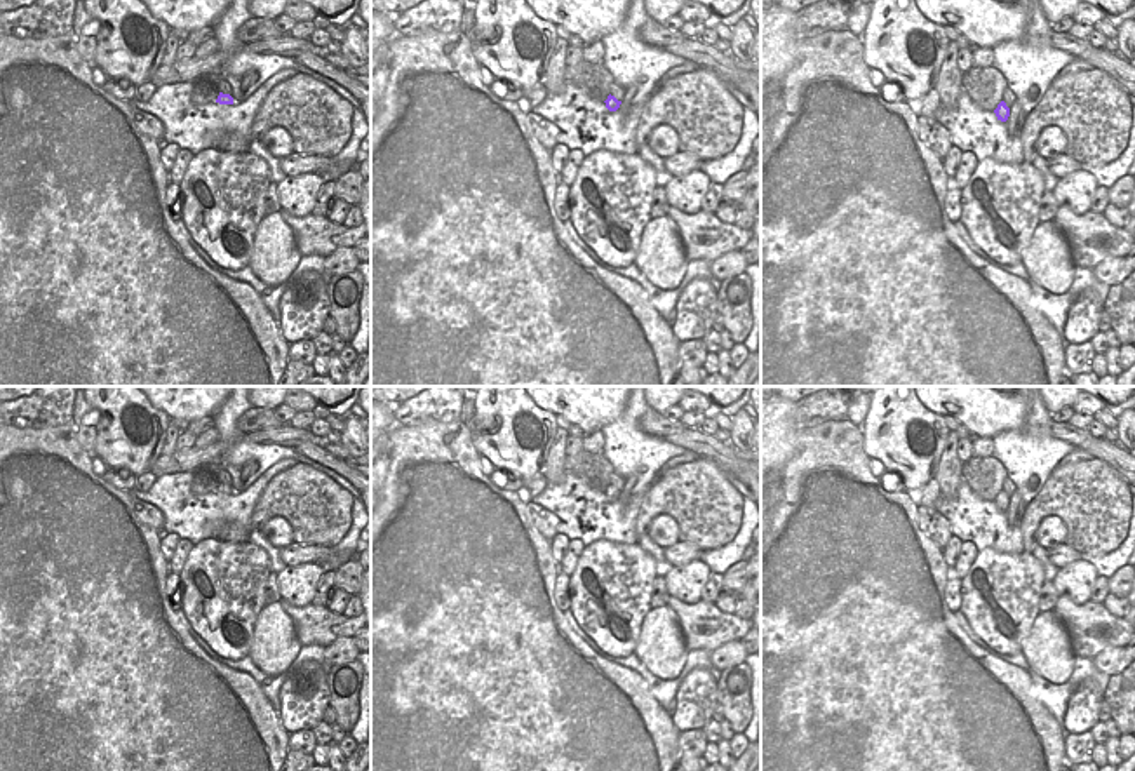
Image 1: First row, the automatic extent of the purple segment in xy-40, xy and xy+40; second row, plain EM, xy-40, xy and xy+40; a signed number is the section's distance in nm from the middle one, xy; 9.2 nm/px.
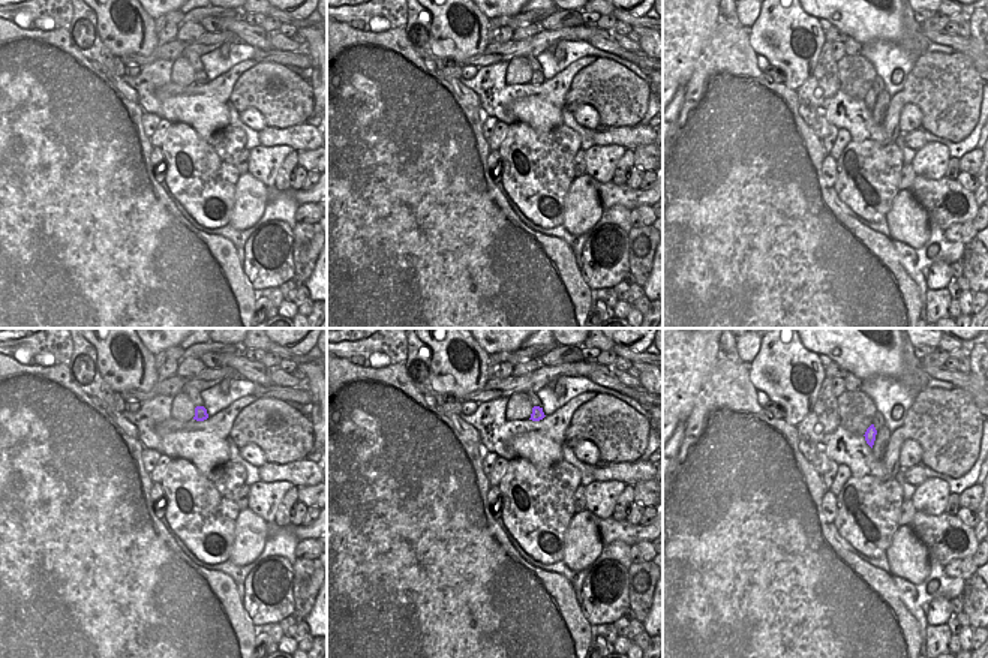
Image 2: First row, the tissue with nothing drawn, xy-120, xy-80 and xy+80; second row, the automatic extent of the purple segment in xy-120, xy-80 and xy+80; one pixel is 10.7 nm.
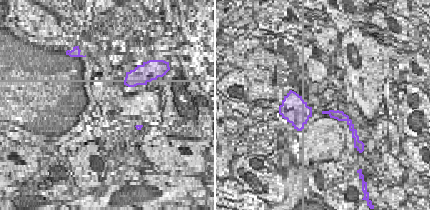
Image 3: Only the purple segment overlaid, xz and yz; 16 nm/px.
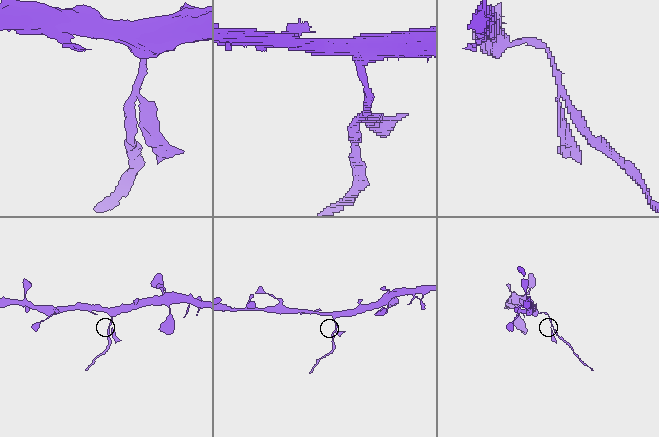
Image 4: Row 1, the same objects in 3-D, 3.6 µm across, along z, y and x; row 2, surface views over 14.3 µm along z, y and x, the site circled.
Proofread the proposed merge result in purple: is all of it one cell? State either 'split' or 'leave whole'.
split

